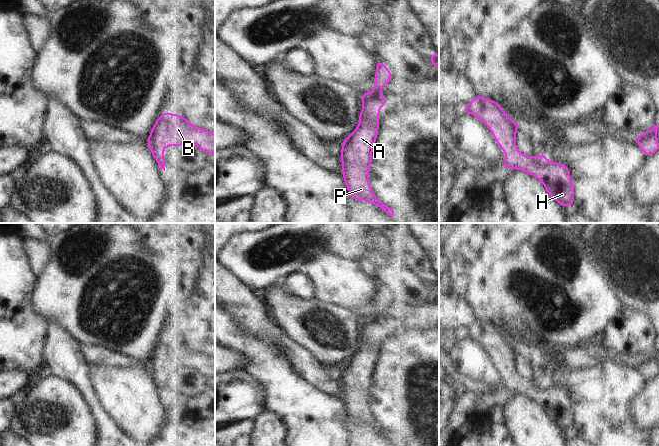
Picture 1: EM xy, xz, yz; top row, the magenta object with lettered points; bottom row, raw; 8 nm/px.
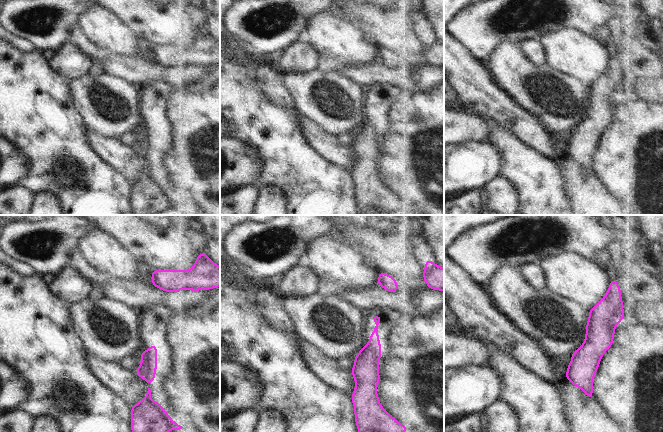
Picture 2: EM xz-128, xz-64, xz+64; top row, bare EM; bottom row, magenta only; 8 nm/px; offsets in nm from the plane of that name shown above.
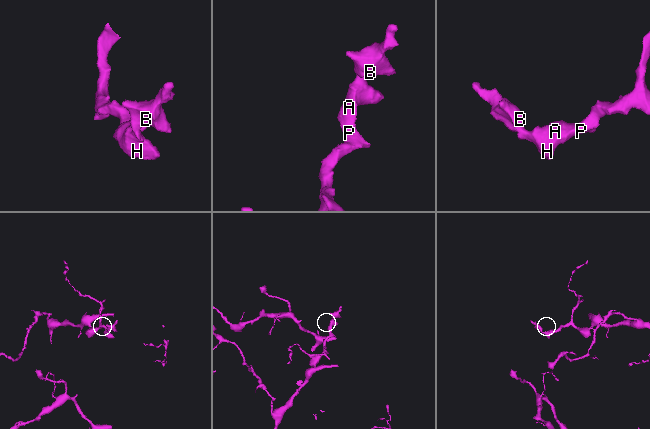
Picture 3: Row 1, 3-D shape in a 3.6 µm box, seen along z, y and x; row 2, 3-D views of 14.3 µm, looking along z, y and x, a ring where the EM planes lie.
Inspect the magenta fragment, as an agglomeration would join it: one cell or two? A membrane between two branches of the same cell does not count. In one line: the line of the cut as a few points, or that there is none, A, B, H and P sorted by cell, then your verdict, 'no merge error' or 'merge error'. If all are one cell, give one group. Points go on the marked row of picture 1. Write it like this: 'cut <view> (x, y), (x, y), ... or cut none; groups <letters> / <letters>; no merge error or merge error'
cut none; groups A B H P; no merge error

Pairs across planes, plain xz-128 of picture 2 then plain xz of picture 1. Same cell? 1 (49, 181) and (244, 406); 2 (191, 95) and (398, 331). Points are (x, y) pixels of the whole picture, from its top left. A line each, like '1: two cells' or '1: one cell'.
1: two cells
2: one cell

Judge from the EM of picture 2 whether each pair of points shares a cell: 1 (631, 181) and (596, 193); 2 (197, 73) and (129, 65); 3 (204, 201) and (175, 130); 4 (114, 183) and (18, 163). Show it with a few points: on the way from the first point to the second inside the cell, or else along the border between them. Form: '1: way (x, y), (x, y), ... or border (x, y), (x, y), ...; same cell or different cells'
1: border (594, 173), (613, 195), (625, 203); different cells
2: way (180, 75), (151, 75), (146, 73); same cell
3: way (204, 183), (195, 171), (190, 148); same cell
4: border (13, 146), (27, 161), (27, 172), (17, 184); different cells

